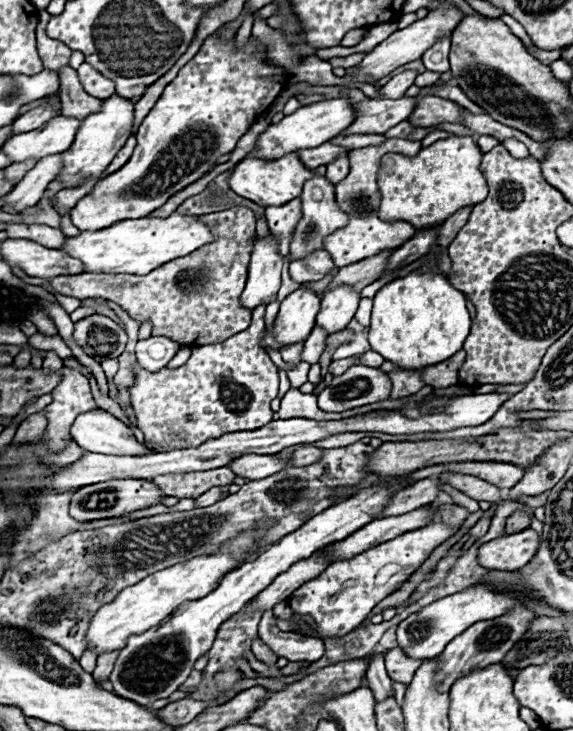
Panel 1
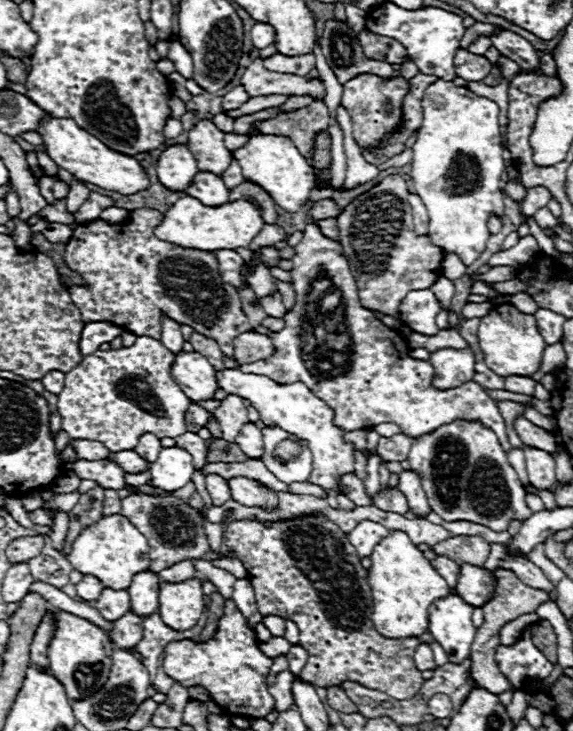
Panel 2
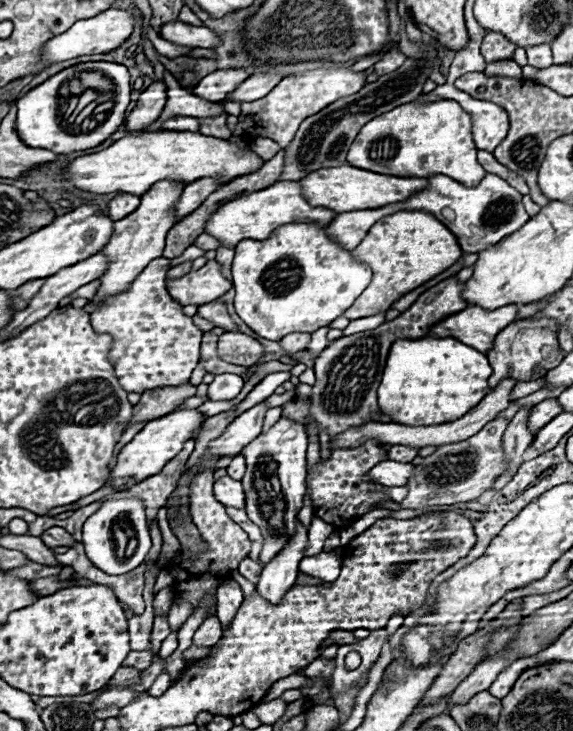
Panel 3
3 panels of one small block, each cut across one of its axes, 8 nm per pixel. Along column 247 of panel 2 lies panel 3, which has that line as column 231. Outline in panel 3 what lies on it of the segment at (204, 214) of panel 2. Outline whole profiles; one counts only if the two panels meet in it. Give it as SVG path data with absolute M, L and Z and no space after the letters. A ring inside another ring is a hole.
M276 182L264 190L246 194L242 198L230 200L226 204L222 204L206 222L204 232L218 238L222 244L234 248L240 240L246 238L254 238L254 240L266 240L268 236L272 236L272 232L284 224L290 222L318 222L318 224L330 224L338 214L328 210L328 208L320 208L320 206L310 206L302 192L300 192L300 184L298 182Z

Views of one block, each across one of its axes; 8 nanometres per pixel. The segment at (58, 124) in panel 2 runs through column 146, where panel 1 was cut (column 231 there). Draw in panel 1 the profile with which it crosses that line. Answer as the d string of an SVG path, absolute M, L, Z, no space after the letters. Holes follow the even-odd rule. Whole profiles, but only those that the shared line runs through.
M288 154L288 156L284 156L280 160L272 160L272 162L262 162L258 158L244 158L242 162L238 162L228 184L234 192L238 192L238 196L248 198L258 206L282 206L300 196L302 184L306 180L310 180L310 176L314 176L314 172L310 168L306 168L298 160L296 154Z

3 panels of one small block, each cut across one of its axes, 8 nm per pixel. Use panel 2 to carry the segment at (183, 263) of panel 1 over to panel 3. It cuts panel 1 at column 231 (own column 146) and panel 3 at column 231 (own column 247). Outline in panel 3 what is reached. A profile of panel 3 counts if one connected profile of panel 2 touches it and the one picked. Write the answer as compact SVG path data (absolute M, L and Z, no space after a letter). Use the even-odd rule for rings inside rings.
M220 300L206 302L206 304L198 306L198 316L212 322L216 328L222 328L222 330L228 330L228 332L240 332L238 326L232 322L228 310L226 310L226 302L220 302Z

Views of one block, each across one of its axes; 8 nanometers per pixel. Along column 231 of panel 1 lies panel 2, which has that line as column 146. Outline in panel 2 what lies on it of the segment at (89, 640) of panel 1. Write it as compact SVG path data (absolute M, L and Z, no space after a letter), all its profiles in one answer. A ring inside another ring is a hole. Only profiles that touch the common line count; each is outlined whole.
M102 516L96 524L82 530L82 534L72 544L68 560L74 566L74 570L96 576L98 580L102 580L106 588L130 588L134 574L146 572L150 568L148 540L130 524L126 516Z

